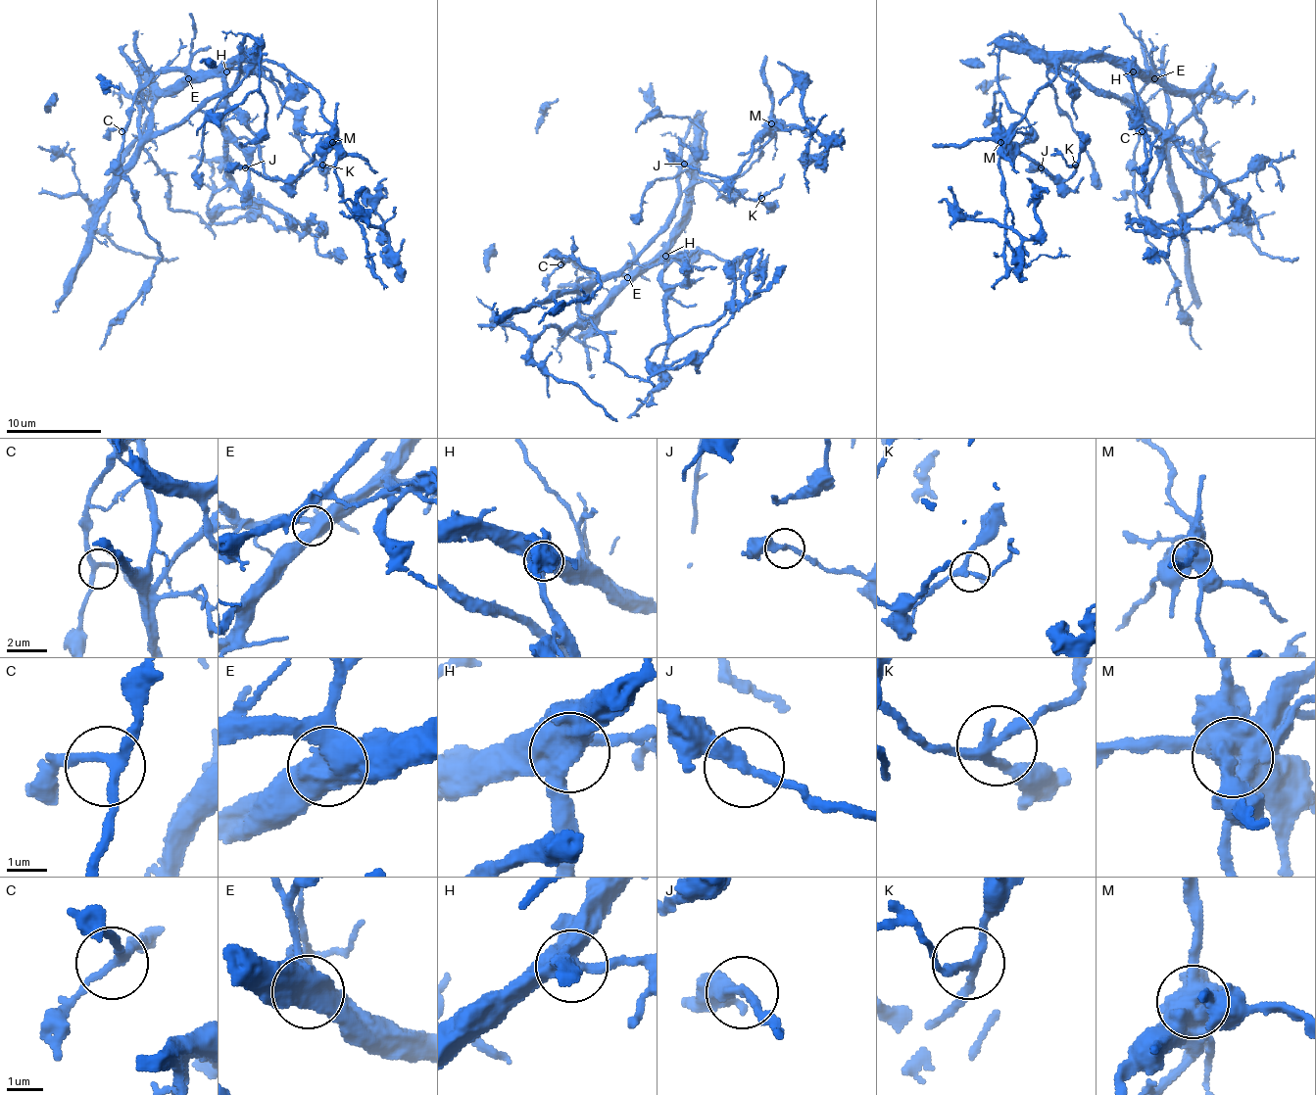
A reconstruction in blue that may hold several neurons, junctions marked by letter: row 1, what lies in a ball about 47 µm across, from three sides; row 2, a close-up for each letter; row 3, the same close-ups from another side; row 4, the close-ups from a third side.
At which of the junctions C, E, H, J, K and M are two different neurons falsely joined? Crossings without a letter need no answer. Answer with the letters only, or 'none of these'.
M

